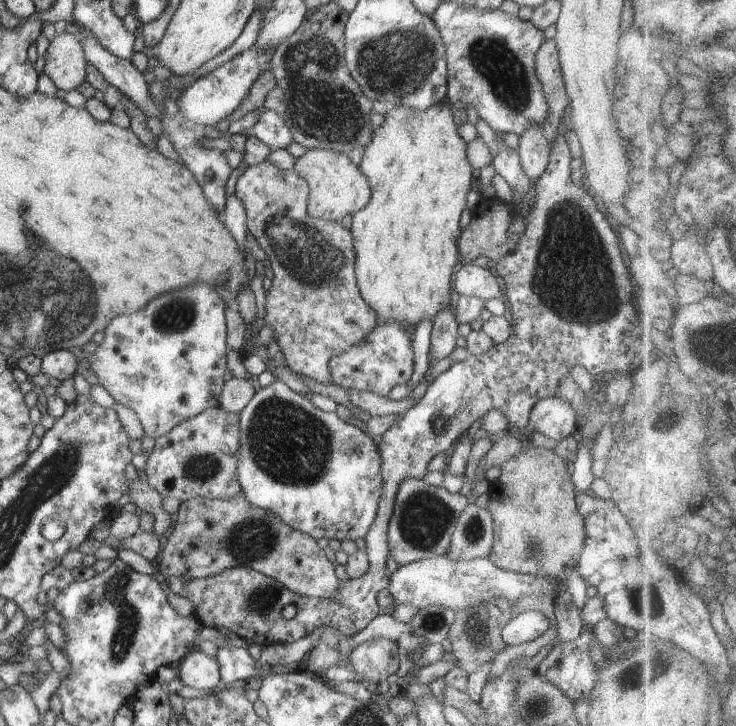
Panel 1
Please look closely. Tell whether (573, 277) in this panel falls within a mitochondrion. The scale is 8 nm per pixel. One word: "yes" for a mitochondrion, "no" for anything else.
yes

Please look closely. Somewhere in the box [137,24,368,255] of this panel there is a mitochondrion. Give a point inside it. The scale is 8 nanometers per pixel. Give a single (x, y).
(325, 110)

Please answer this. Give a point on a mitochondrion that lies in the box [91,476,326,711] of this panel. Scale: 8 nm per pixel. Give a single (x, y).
(125, 625)

